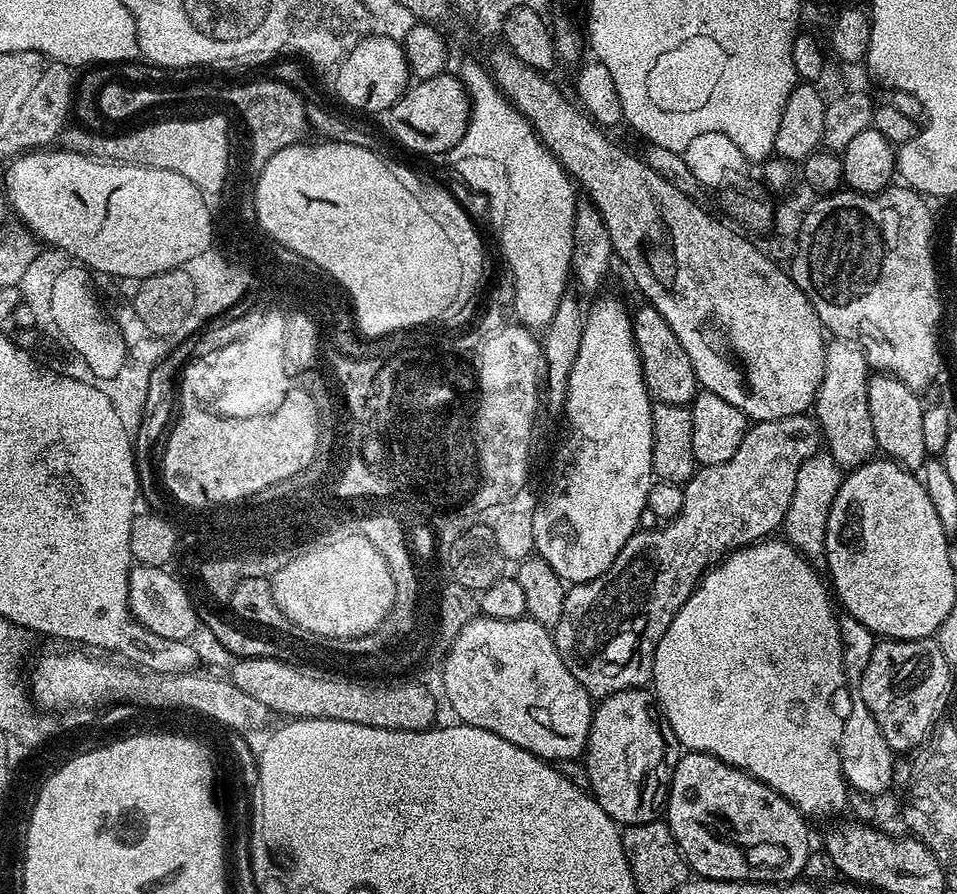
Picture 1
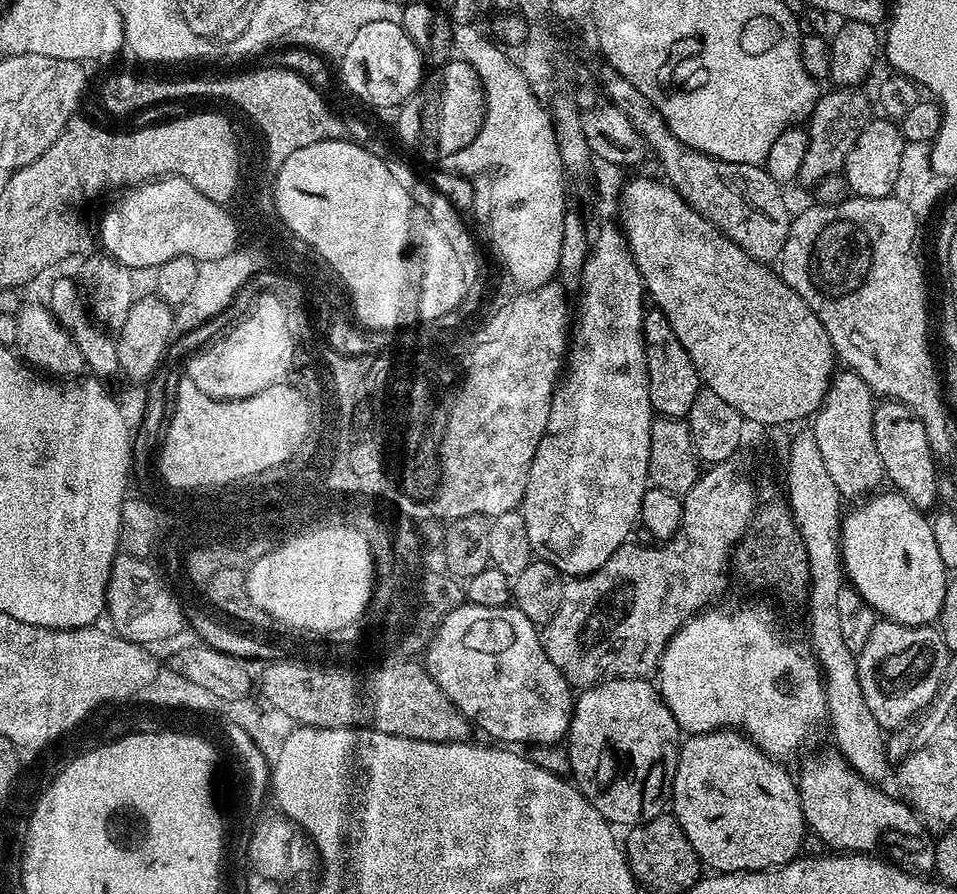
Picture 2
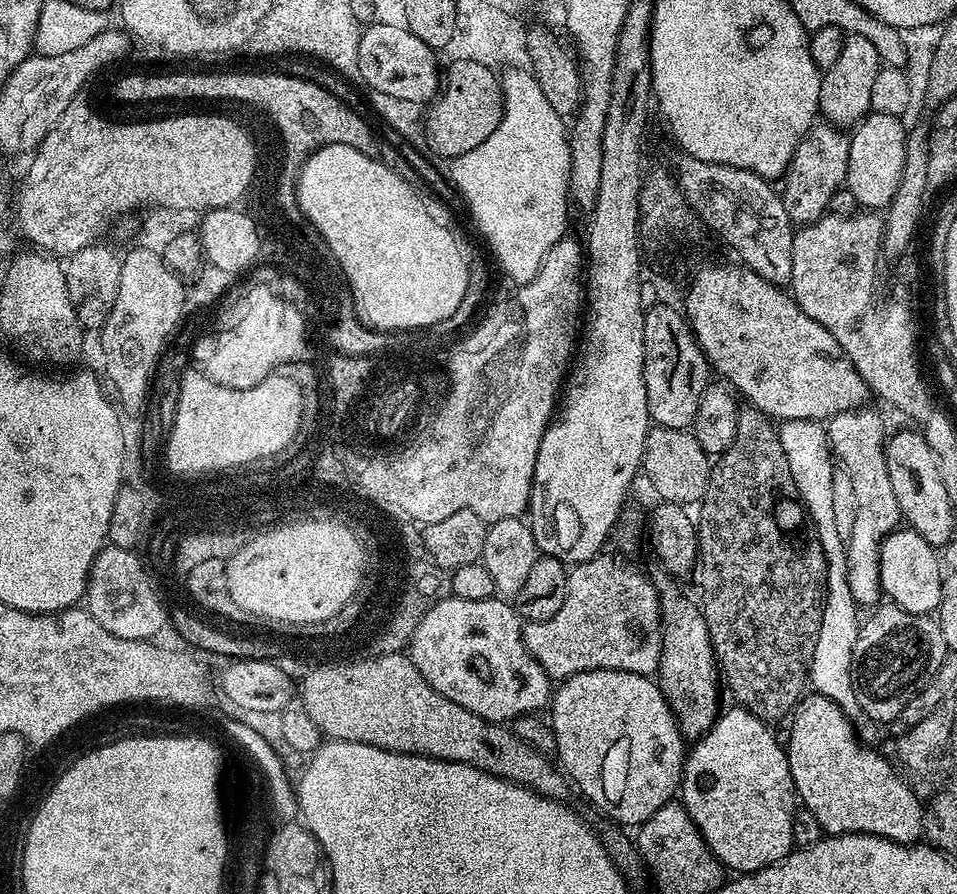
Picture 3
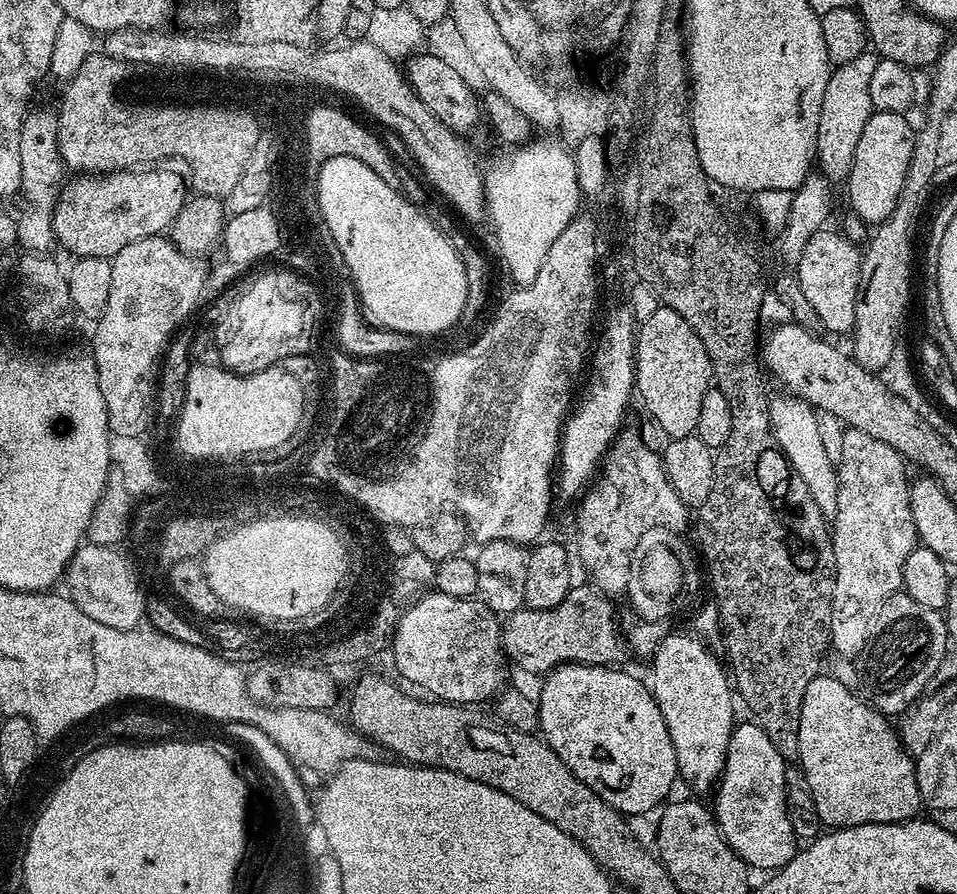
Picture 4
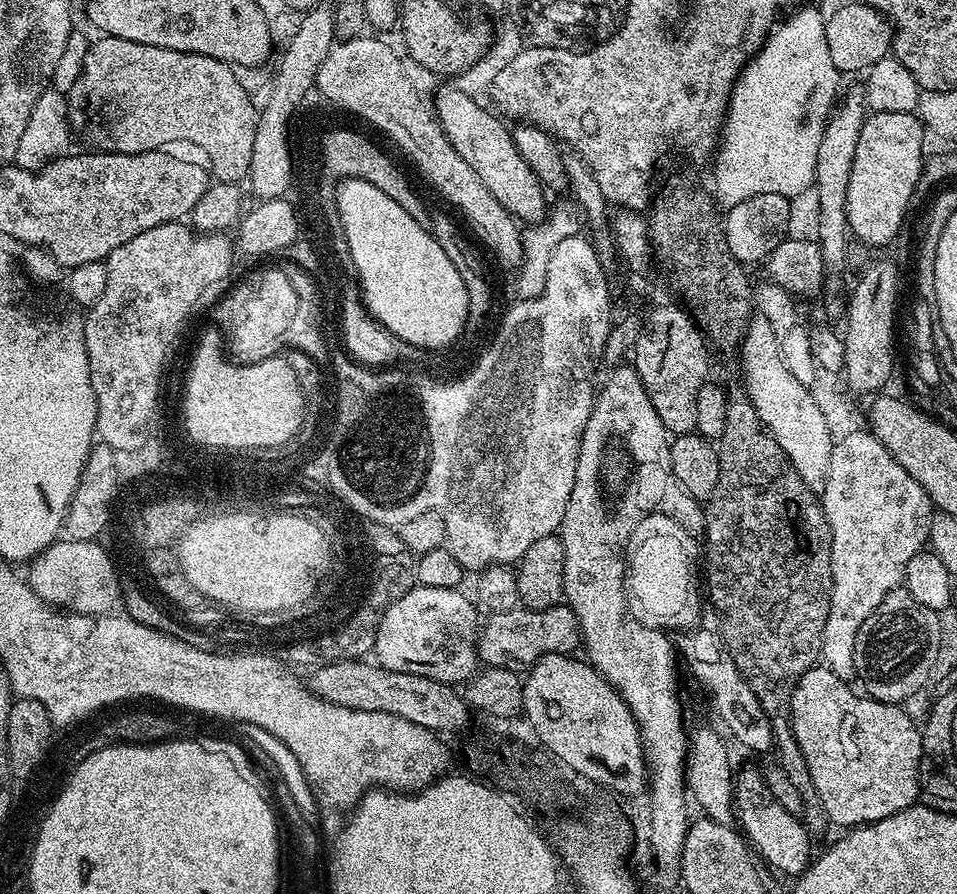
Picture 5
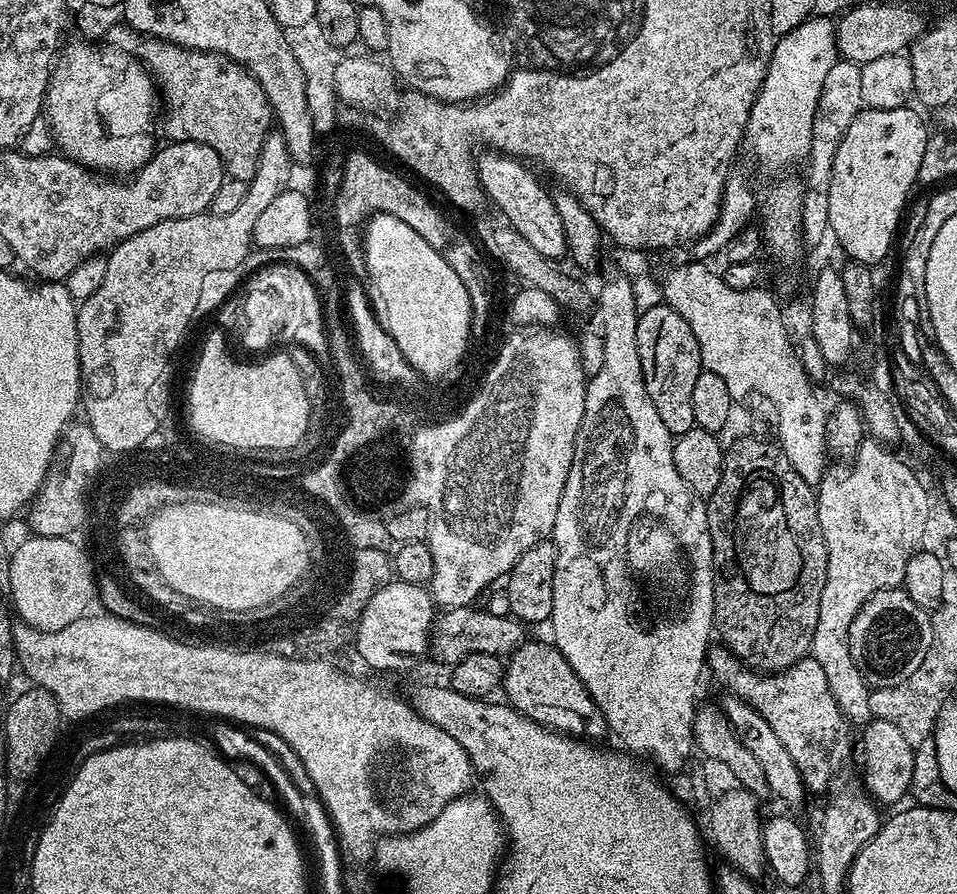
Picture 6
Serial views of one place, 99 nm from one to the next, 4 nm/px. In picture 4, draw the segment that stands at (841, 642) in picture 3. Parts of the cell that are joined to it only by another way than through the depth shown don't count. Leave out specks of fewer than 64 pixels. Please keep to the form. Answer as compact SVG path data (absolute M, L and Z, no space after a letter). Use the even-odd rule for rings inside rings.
M779 394L771 397L768 413L770 423L772 423L772 433L776 435L778 446L784 452L785 458L790 462L790 466L806 482L806 490L810 490L810 498L818 502L818 510L826 518L831 518L836 514L838 506L838 482L836 481L837 465L834 463L834 456L828 453L828 448L824 445L824 432L820 429L821 417L817 409L811 404L801 400L795 394Z

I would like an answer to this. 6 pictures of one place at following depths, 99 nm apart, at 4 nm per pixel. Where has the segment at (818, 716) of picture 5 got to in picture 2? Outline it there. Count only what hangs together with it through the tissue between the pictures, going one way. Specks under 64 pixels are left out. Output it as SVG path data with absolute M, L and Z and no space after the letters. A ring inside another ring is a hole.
M831 750L810 757L800 776L798 772L798 787L805 825L829 849L837 853L876 854L879 848L888 848L887 855L897 856L892 858L913 874L928 874L935 869L936 846L916 811L903 799L893 799L875 784L865 781L842 755Z

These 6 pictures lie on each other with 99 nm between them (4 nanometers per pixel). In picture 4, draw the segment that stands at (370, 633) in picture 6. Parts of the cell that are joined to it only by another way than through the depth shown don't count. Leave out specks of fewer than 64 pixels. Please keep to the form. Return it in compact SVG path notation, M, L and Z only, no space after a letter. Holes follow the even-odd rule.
M432 590L409 606L396 627L390 645L390 657L400 671L401 681L409 680L425 688L429 697L449 704L480 706L483 700L491 701L501 691L504 680L504 646L502 624L497 613L491 612L478 598L447 596Z

